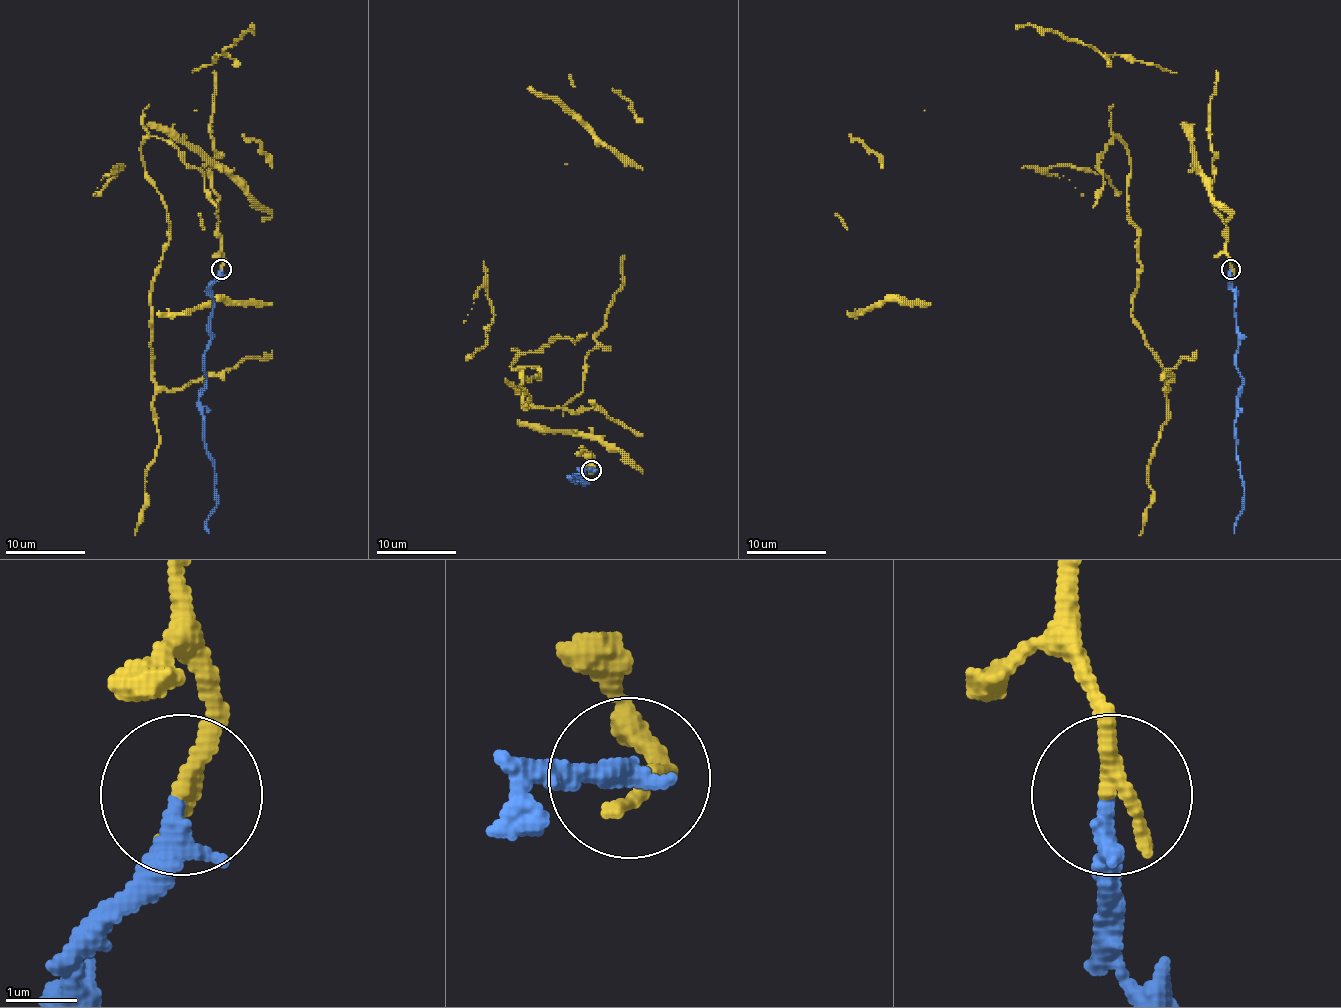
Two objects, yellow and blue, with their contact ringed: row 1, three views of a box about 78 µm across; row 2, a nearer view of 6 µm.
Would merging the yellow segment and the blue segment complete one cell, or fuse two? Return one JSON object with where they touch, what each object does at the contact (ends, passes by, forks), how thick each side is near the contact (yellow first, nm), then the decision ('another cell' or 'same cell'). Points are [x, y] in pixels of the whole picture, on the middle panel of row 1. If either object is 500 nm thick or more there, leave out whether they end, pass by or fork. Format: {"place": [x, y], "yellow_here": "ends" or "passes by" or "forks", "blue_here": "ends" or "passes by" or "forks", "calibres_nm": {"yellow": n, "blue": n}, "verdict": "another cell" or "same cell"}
{"place": [591, 470], "yellow_here": "ends", "blue_here": "ends", "calibres_nm": {"yellow": 300, "blue": 340}, "verdict": "another cell"}

